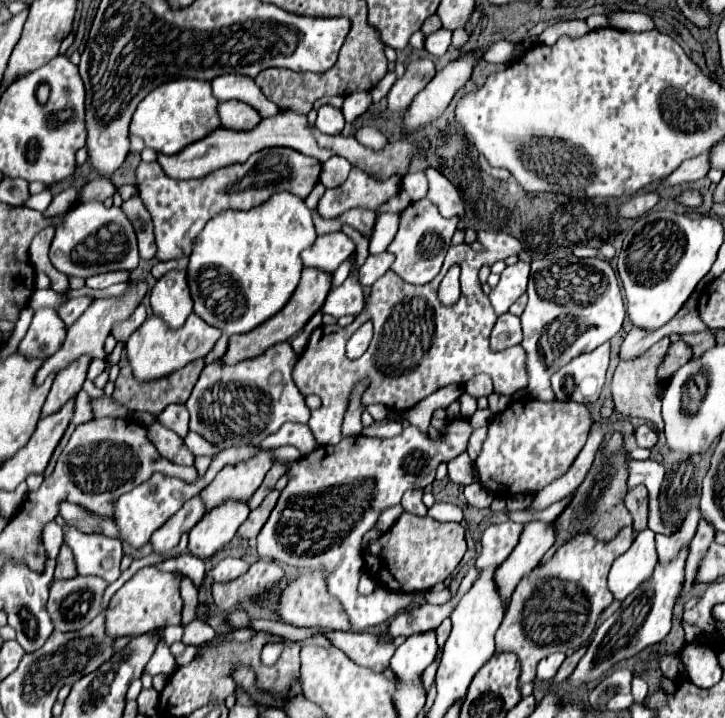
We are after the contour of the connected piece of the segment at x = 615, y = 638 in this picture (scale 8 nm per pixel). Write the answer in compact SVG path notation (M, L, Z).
M688 544L670 562L658 562L652 576L622 602L614 616L598 626L584 658L568 678L570 686L584 686L586 682L604 676L612 668L612 664L634 658L644 648L664 640L664 636L670 632L672 608L676 604L676 598L680 598L680 582L684 582L684 558L688 558Z

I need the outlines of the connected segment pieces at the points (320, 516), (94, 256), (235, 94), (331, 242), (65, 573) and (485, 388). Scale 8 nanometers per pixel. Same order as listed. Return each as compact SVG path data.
M456 416L448 420L448 424L438 432L438 438L428 438L422 430L404 424L402 434L378 440L378 438L366 438L366 436L350 436L342 438L336 446L320 446L312 454L296 460L288 470L288 484L282 490L282 496L272 510L268 522L264 524L262 532L258 534L258 554L262 558L274 558L282 564L290 564L294 568L302 570L320 570L324 568L328 572L328 590L332 596L336 596L344 610L348 612L350 624L354 630L362 632L370 626L378 626L392 616L396 616L402 610L408 610L412 606L426 604L424 594L404 594L404 592L391 591L377 588L370 596L358 594L356 586L364 572L364 560L362 560L362 538L372 528L372 522L378 520L378 516L394 504L400 504L400 498L406 490L418 490L426 488L434 482L436 468L442 462L450 462L452 458L466 452L468 438L472 434L470 420L464 416Z
M80 202L76 208L64 214L64 222L54 226L50 262L66 276L88 278L110 270L132 272L138 266L138 260L136 232L132 230L132 224L128 222L128 216L122 212L122 208L106 208L102 202Z
M242 74L218 76L212 82L212 92L220 102L224 102L224 100L246 102L246 104L254 106L266 118L276 114L276 106L262 94L262 90L256 86L256 82Z
M344 232L322 234L316 242L302 252L304 266L320 268L324 272L334 272L350 254L354 254L356 244Z
M66 544L62 546L56 562L58 562L58 564L56 564L56 572L54 572L54 578L56 578L56 580L60 580L60 578L66 580L66 578L72 578L72 576L78 574L78 572L76 572L74 554L72 554L72 550L70 550Z
M478 374L474 378L470 378L466 382L466 392L472 394L474 398L480 398L480 396L490 396L494 390L492 390L492 380L488 374Z

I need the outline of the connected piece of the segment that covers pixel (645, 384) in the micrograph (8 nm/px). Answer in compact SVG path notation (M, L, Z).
M662 338L652 348L648 348L642 356L638 356L634 360L620 360L620 364L614 372L614 378L612 378L612 396L616 402L616 412L620 412L624 416L636 416L636 418L650 420L656 426L656 430L664 428L660 404L662 404L662 392L664 392L664 384L666 384L656 378L656 368L660 366L668 346L670 346L670 340Z

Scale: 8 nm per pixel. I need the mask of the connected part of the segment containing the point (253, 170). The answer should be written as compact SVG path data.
M266 148L252 154L244 164L216 170L200 180L172 180L164 174L160 164L140 162L136 170L136 186L146 210L152 216L158 244L156 258L172 260L188 256L206 222L224 210L250 210L264 204L278 192L290 192L306 200L318 184L320 168L322 164L318 160L288 148Z

